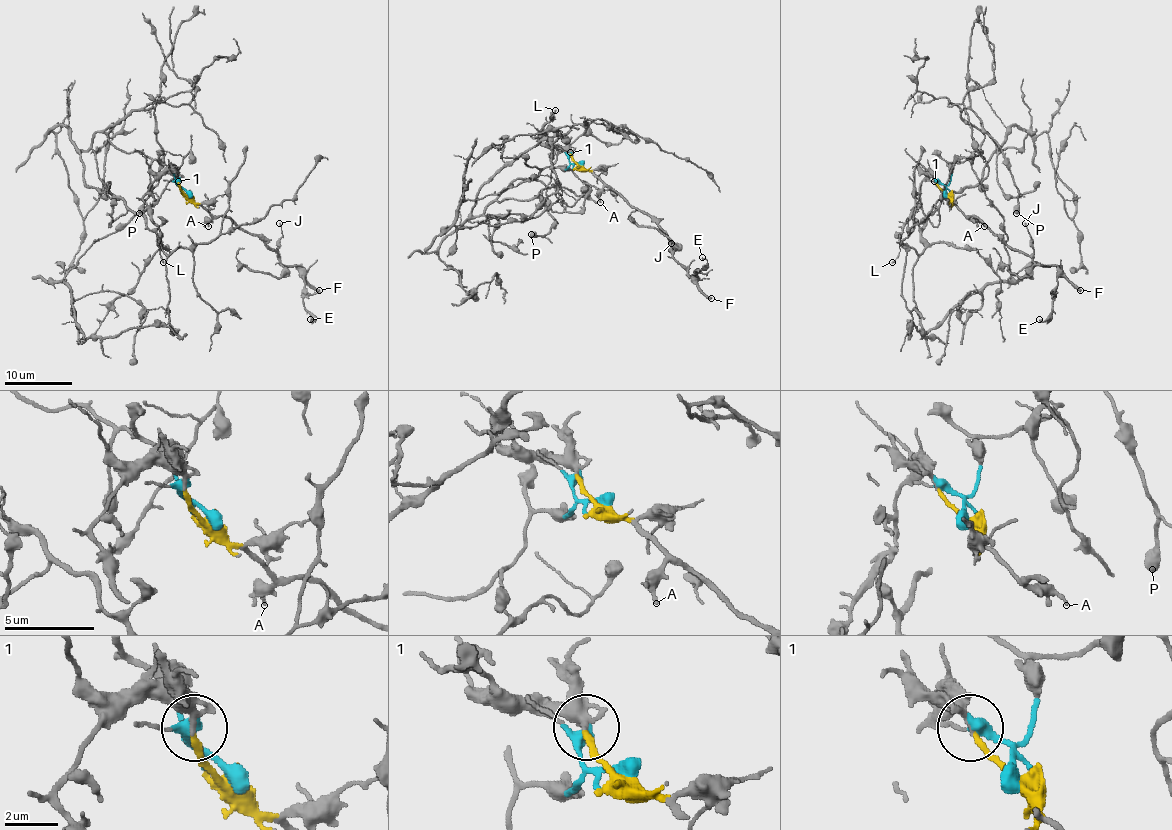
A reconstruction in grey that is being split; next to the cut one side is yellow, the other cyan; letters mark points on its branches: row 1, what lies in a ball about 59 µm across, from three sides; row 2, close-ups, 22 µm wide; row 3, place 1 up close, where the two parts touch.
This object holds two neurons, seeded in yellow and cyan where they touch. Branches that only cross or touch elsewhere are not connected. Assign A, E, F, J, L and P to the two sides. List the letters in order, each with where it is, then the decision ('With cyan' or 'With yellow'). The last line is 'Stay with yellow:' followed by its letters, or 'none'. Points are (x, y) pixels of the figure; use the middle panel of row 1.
A: Place: (600, 202). With yellow
E: Place: (702, 257). With yellow
F: Place: (711, 298). With yellow
J: Place: (671, 243). With yellow
L: Place: (555, 110). With yellow
P: Place: (531, 234). With cyan
Stay with yellow: A, E, F, J, L

